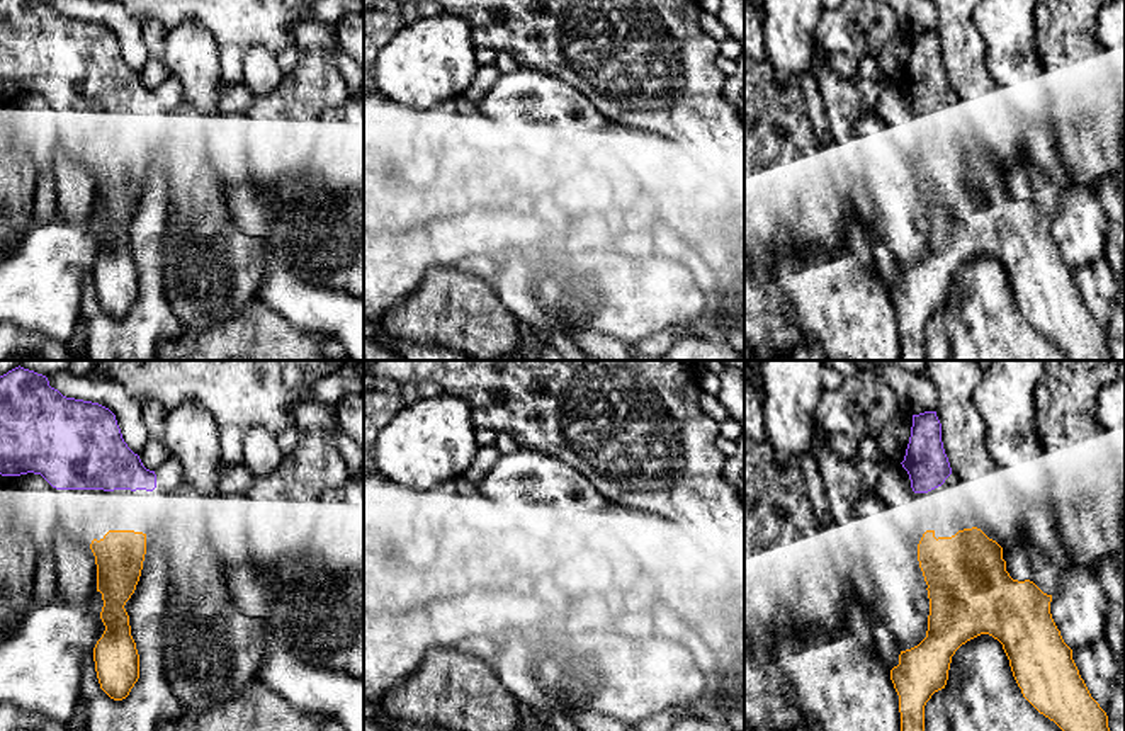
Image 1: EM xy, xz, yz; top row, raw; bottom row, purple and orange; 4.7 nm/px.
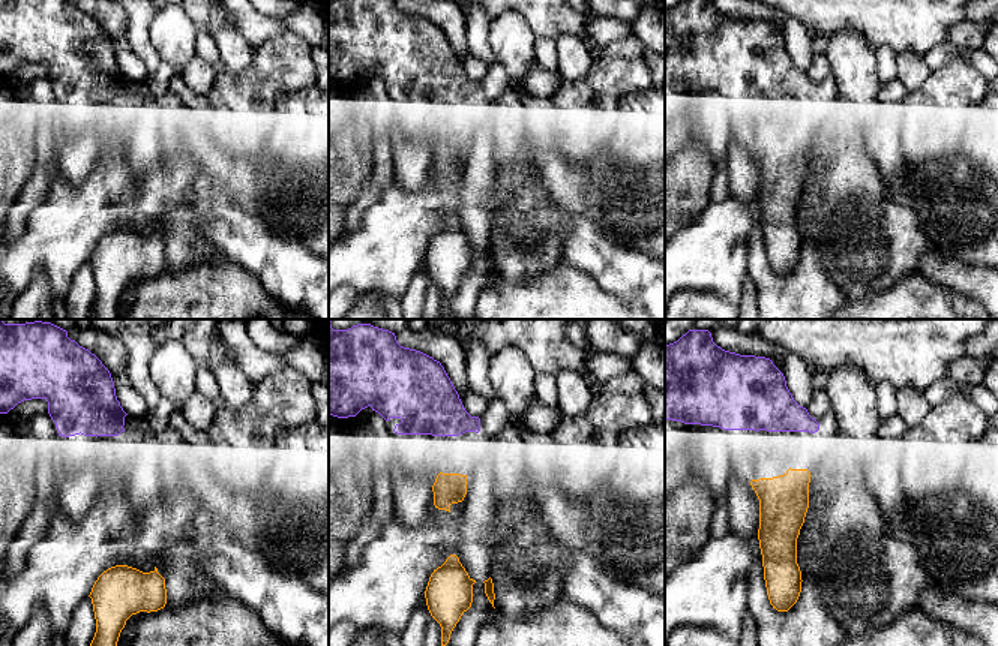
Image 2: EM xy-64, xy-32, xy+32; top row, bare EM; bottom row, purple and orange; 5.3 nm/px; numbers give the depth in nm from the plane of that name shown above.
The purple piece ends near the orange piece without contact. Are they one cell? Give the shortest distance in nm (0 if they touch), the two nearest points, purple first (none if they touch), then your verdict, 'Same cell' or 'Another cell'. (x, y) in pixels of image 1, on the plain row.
Distance 180 nm. Across: yz (927, 111), (927, 150). Same cell

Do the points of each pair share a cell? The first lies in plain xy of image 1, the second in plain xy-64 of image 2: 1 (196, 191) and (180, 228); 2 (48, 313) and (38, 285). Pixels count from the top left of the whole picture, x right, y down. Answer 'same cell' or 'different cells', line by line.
1: same cell
2: different cells

